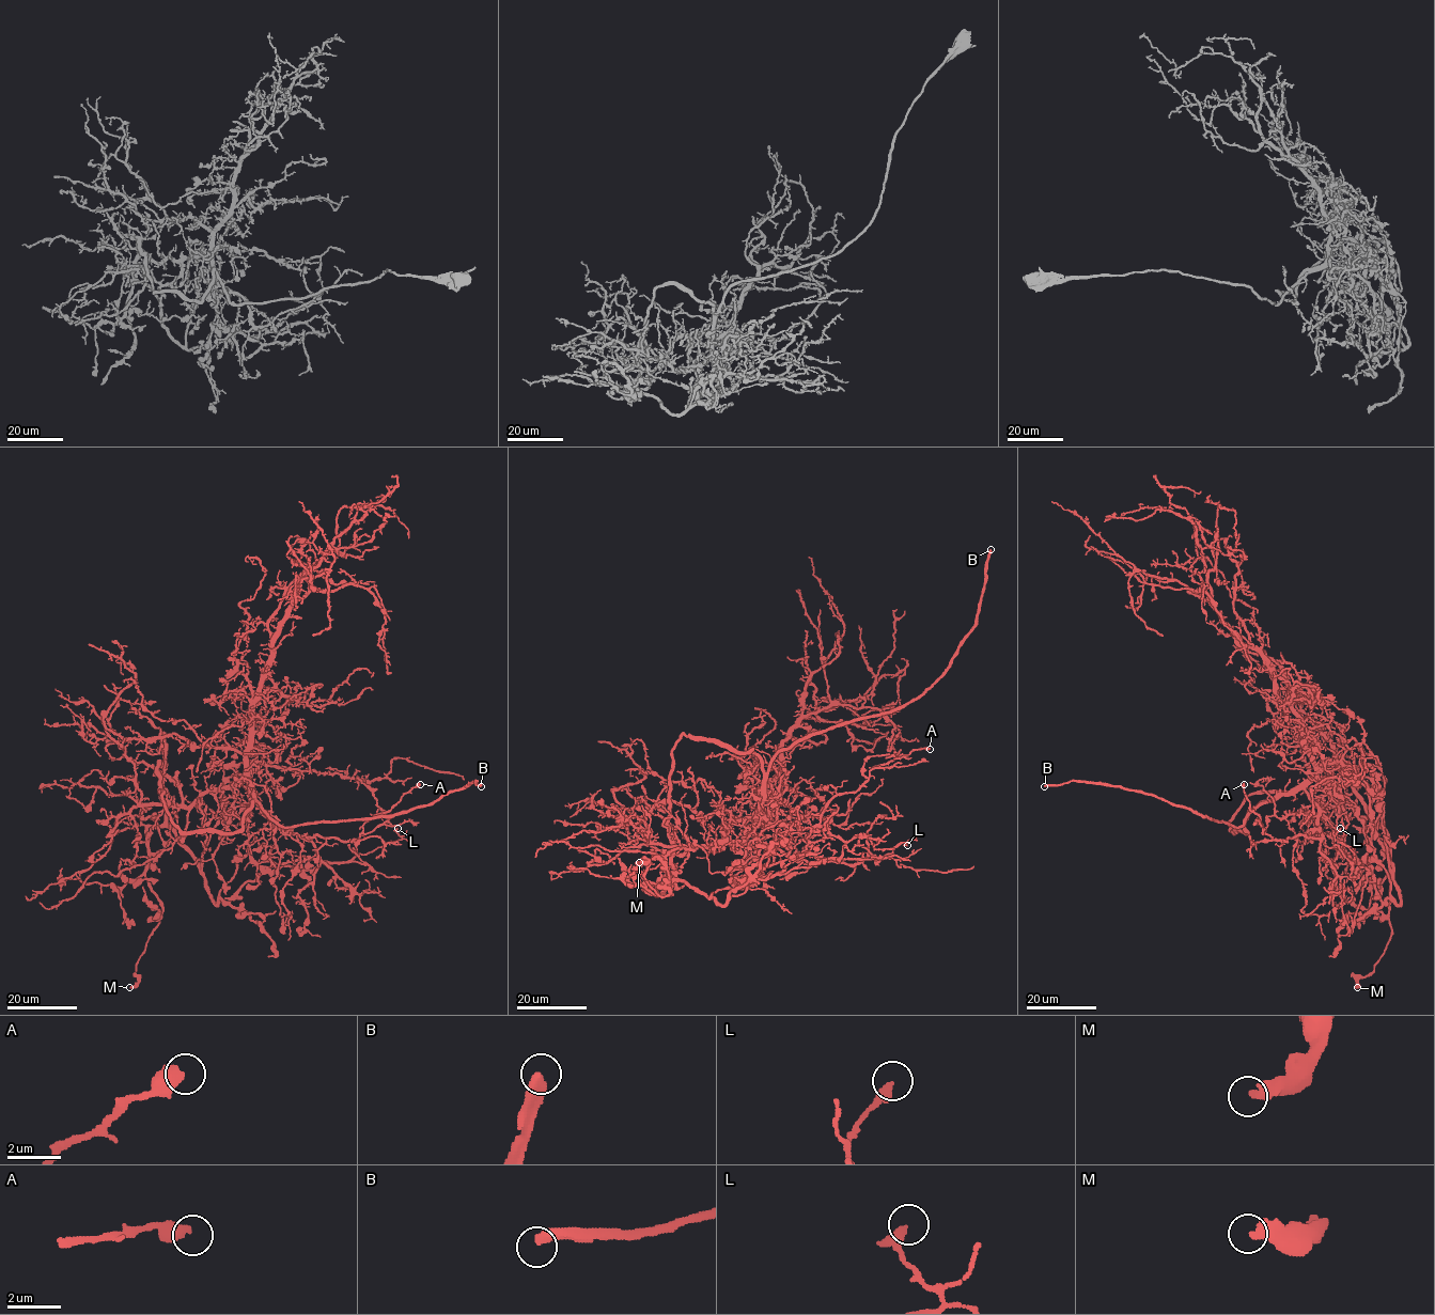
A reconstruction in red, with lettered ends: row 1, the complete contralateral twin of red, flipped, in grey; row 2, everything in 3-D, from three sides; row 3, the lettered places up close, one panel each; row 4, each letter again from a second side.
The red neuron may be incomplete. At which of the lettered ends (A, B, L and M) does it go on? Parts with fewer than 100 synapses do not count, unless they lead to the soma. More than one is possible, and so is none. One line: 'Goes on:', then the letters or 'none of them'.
Goes on: B

